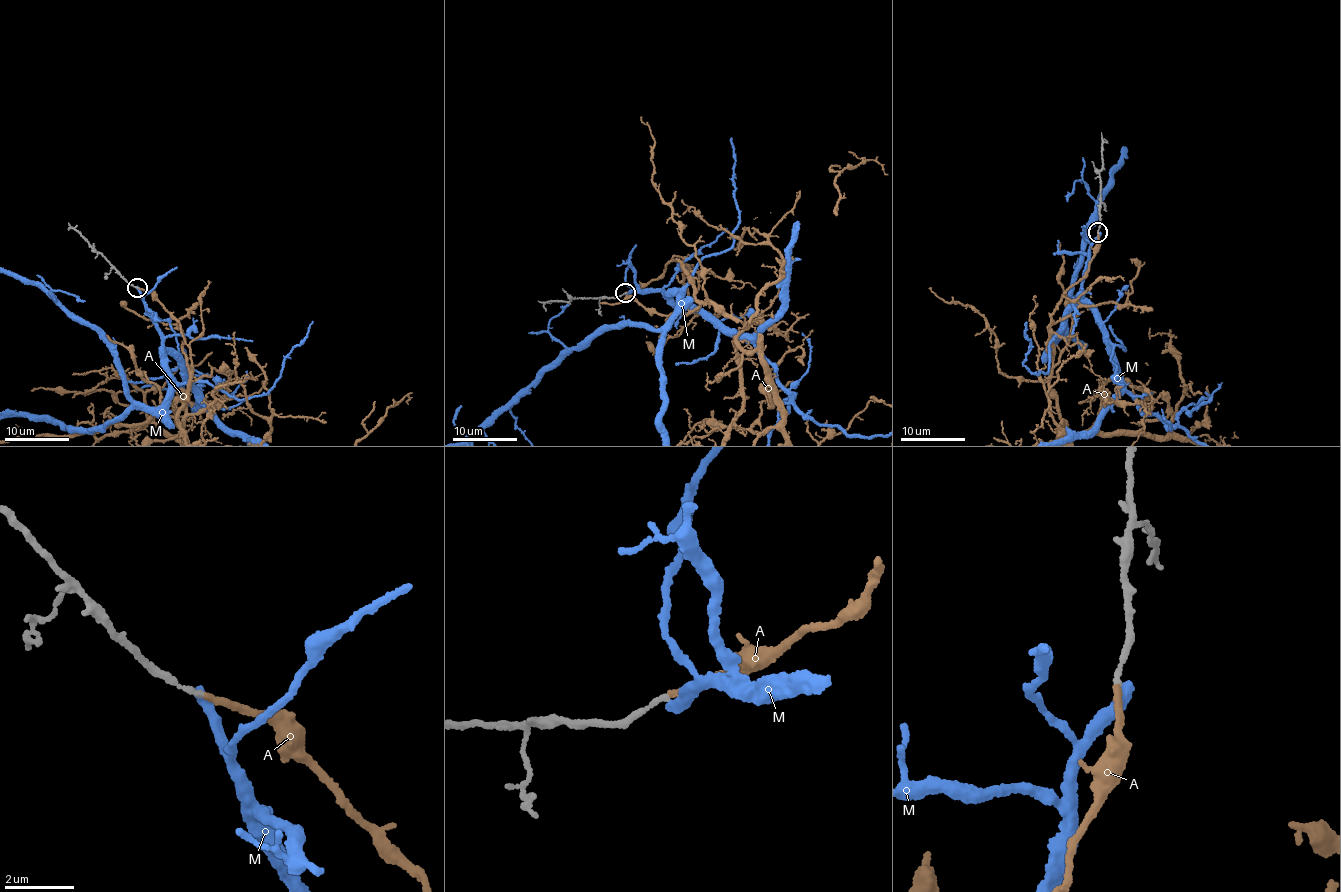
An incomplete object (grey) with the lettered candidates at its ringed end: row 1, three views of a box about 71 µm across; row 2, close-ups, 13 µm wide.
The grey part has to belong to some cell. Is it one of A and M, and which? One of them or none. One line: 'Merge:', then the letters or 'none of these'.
Merge: A

